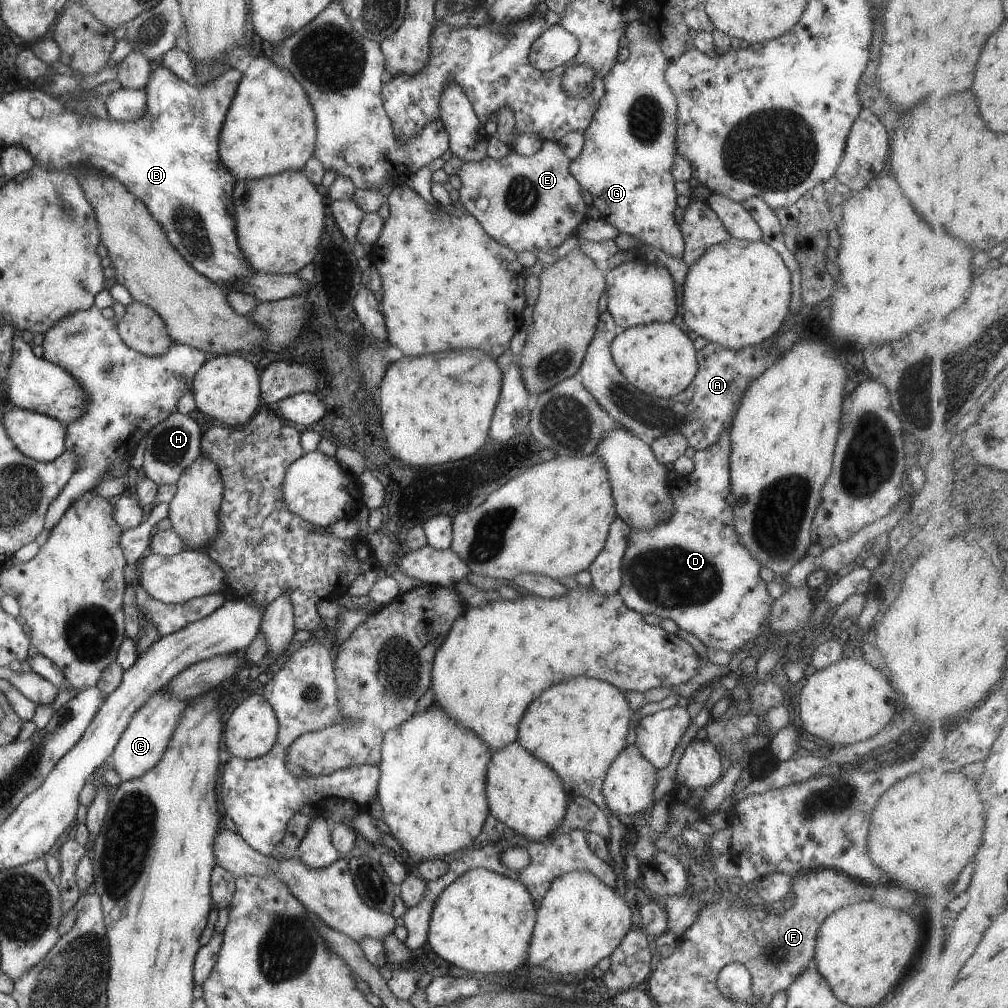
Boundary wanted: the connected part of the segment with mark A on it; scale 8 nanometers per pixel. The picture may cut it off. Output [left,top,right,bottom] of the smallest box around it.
[578,310,785,452]

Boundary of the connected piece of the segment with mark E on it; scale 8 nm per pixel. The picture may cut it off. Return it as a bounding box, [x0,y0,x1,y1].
[458,141,586,257]

